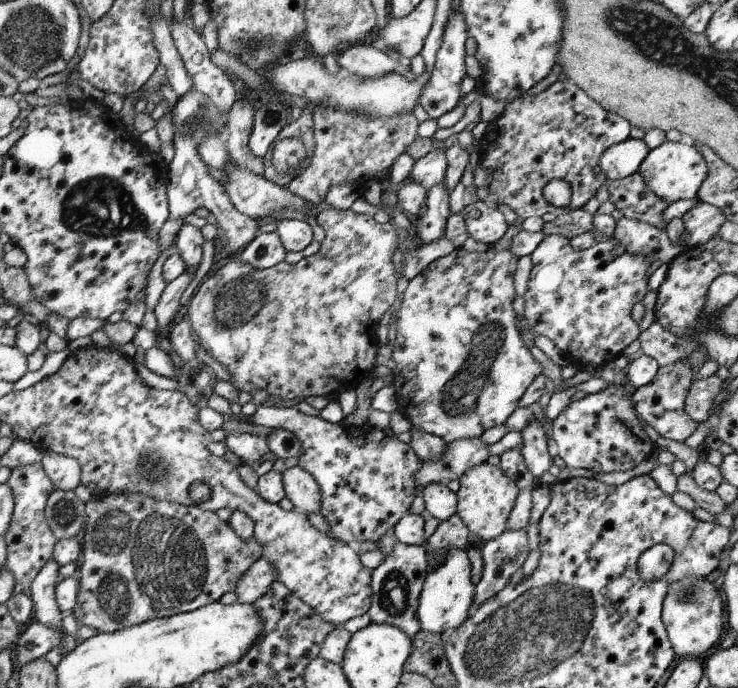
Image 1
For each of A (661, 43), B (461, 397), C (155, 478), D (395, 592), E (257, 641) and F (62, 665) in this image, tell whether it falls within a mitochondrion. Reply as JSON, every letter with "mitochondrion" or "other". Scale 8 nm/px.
{"A":"mitochondrion","B":"mitochondrion","C":"mitochondrion","D":"mitochondrion","E":"other","F":"other"}

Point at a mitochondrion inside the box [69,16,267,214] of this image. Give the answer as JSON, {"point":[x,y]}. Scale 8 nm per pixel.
{"point":[200,116]}

